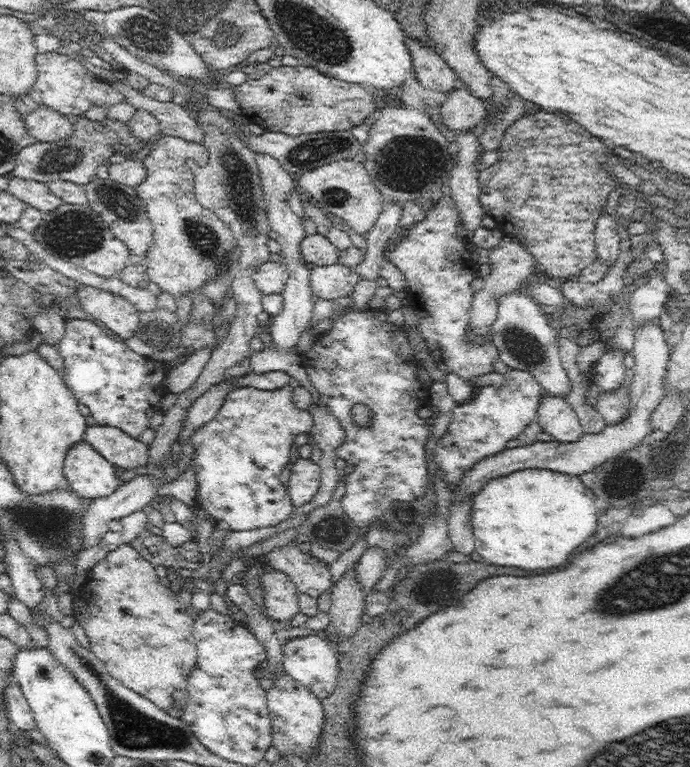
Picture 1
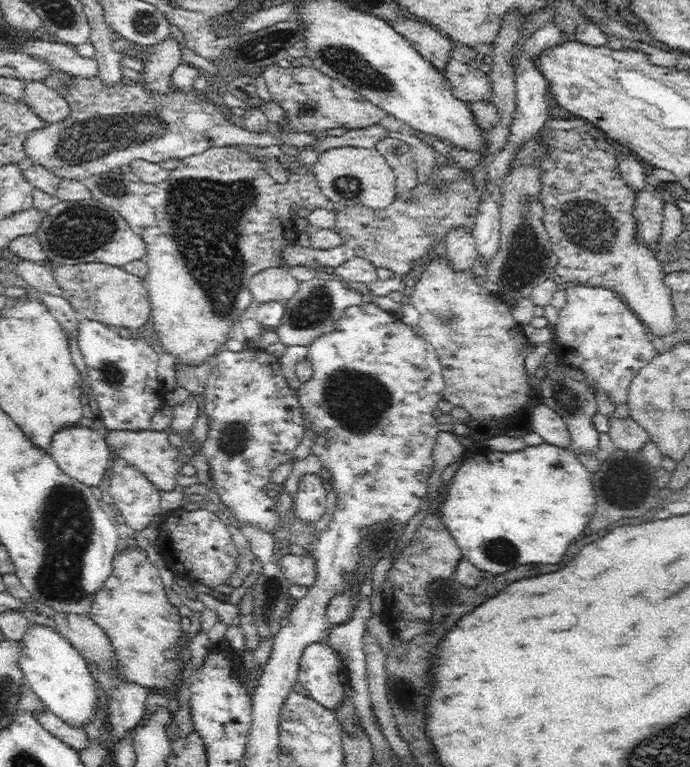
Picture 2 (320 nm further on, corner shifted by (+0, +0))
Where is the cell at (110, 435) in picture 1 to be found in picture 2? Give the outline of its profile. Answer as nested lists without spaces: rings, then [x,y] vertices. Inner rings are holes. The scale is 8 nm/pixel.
[[[152,428],[146,430],[109,430],[104,438],[113,458],[122,458],[135,466],[144,476],[153,482],[159,489],[166,492],[174,491],[176,478],[180,475],[180,469],[184,465],[178,459],[178,449],[170,445],[168,441],[169,430],[157,431]]]

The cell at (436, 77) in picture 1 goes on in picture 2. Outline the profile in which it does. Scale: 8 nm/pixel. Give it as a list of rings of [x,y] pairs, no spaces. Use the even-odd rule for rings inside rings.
[[[402,19],[396,21],[392,28],[438,70],[442,70],[451,60],[450,51],[454,50],[454,42],[444,33],[439,33],[428,22]]]

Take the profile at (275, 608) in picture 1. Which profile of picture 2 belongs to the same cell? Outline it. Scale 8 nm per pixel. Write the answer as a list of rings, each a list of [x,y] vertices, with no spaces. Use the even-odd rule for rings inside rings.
[[[283,553],[278,560],[278,567],[290,584],[312,586],[318,576],[312,553],[306,556]]]

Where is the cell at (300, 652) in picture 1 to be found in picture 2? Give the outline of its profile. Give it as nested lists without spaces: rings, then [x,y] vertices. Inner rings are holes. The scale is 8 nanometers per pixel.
[[[327,641],[312,643],[303,650],[297,680],[316,702],[334,711],[348,691],[350,678],[344,666]]]

